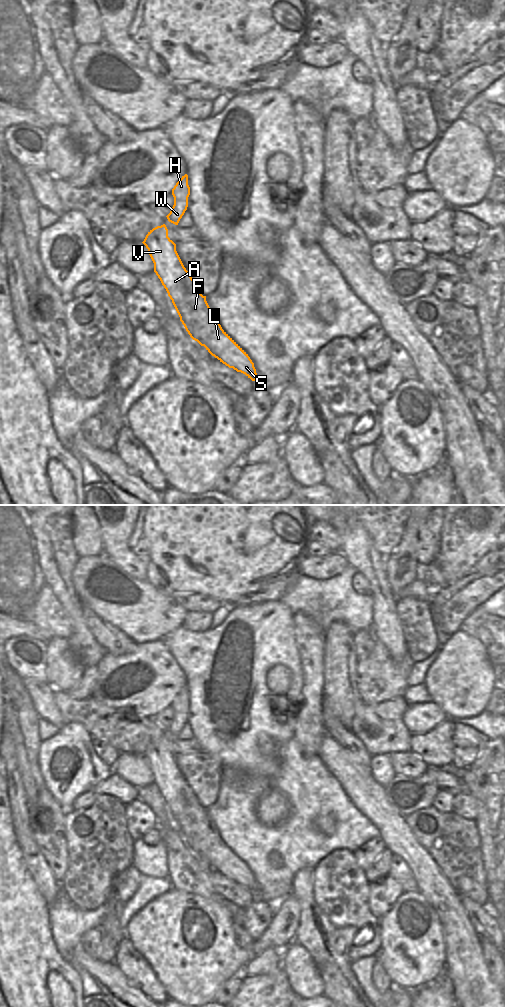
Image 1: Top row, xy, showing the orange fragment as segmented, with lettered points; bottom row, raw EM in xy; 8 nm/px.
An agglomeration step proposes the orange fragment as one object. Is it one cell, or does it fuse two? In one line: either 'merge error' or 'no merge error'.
merge error

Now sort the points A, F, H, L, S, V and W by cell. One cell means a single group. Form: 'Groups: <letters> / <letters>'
Groups: A F L S V / H W.

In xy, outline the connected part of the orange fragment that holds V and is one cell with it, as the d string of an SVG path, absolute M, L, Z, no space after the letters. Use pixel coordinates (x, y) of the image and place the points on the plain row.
M165 736L150 742L142 754L154 775L154 784L168 808L194 835L198 851L220 874L245 886L252 893L257 885L248 866L222 841L196 795L184 779L176 756L168 749Z

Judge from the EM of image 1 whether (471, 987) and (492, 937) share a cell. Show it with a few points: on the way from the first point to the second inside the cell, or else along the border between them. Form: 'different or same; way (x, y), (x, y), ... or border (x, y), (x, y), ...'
different; border (468, 920), (481, 940)

